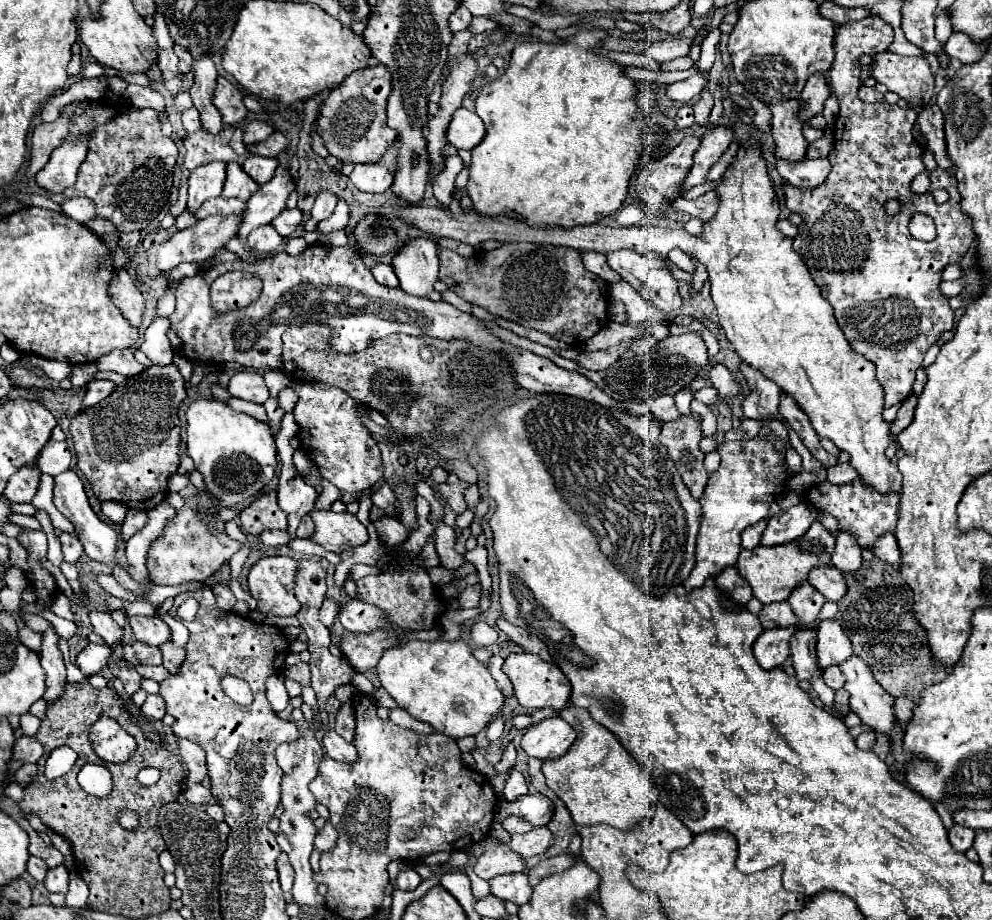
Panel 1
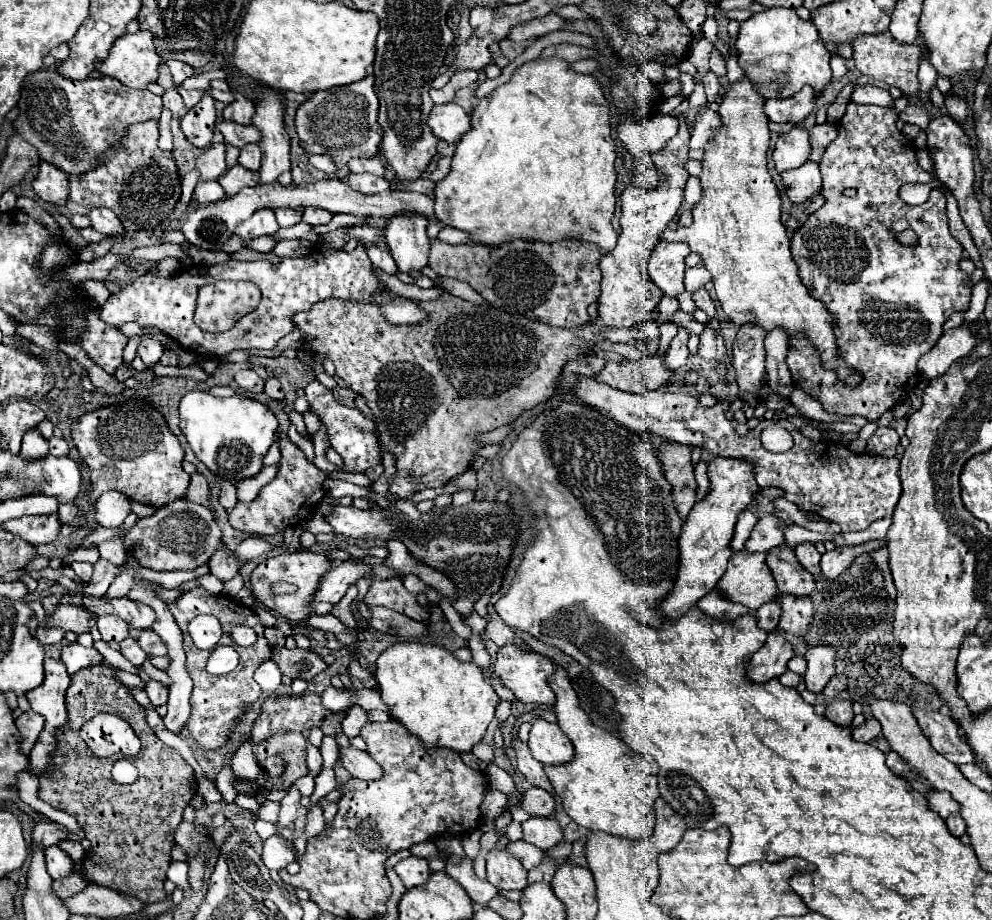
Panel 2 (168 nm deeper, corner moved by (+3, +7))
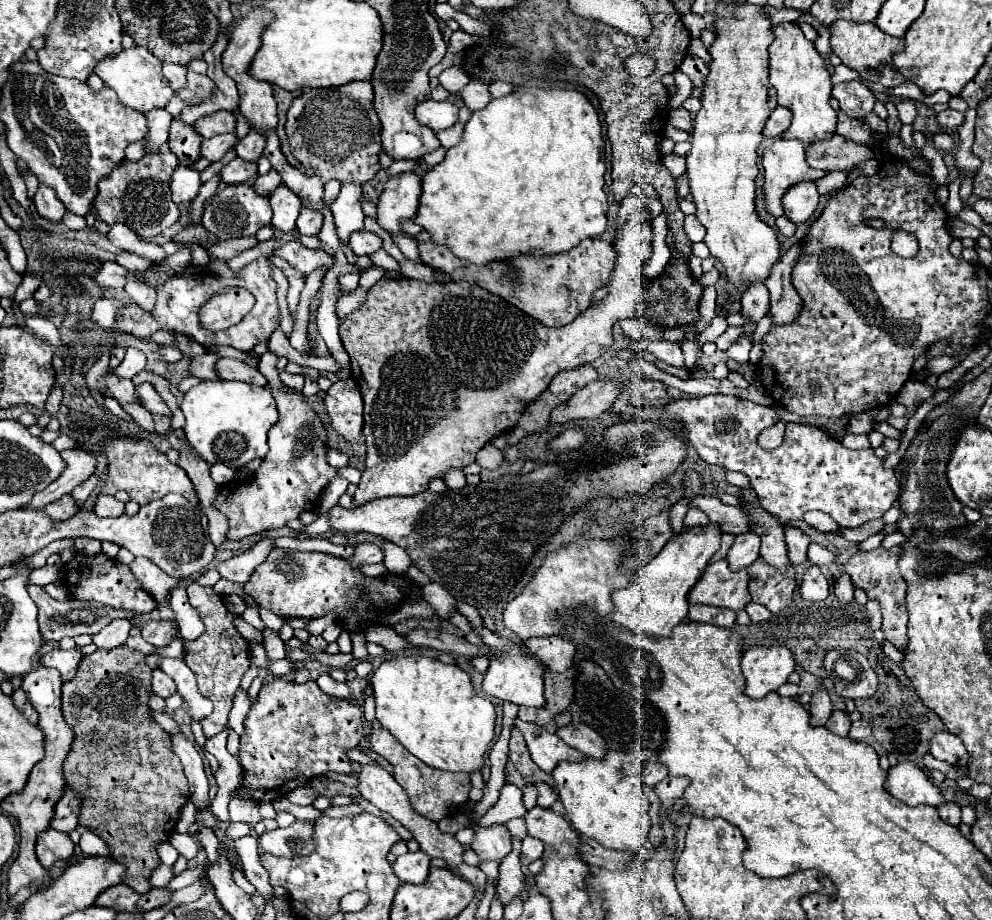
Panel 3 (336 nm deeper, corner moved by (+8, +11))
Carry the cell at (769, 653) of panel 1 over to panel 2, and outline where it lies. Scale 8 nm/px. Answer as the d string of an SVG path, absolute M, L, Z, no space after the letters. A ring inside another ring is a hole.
M768 633L766 643L752 655L748 679L752 681L770 681L780 677L786 671L788 659L794 655L792 645L780 633Z

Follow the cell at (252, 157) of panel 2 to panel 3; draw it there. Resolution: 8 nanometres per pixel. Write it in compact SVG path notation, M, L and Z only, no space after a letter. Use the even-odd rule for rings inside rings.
M249 131L235 147L237 157L245 159L245 161L257 161L263 155L265 149L265 137L261 137L261 133L253 133Z

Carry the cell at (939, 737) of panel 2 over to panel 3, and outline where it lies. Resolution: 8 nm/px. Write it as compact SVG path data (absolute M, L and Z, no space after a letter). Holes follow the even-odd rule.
M949 731L937 733L931 741L931 755L939 761L945 761L953 767L967 767L969 755L961 739Z

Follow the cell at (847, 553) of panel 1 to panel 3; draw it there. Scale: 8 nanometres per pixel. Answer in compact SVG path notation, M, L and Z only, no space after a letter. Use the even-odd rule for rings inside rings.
M811 565L799 585L799 595L807 601L823 601L829 595L829 583L825 575L821 575L821 569Z

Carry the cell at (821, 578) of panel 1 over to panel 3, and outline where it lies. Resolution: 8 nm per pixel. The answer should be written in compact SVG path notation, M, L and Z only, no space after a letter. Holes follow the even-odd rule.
M789 523L783 525L785 529L785 543L787 543L787 553L789 561L795 565L805 565L807 561L807 547L809 547L809 535L801 531L799 527L793 527Z

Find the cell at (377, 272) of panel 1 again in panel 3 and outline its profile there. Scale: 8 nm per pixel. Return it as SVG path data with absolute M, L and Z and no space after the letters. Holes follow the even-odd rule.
M361 231L361 233L351 235L349 245L351 245L351 249L353 249L355 255L371 255L371 253L375 253L377 249L381 249L383 239L381 239L379 235L375 235L375 233Z

